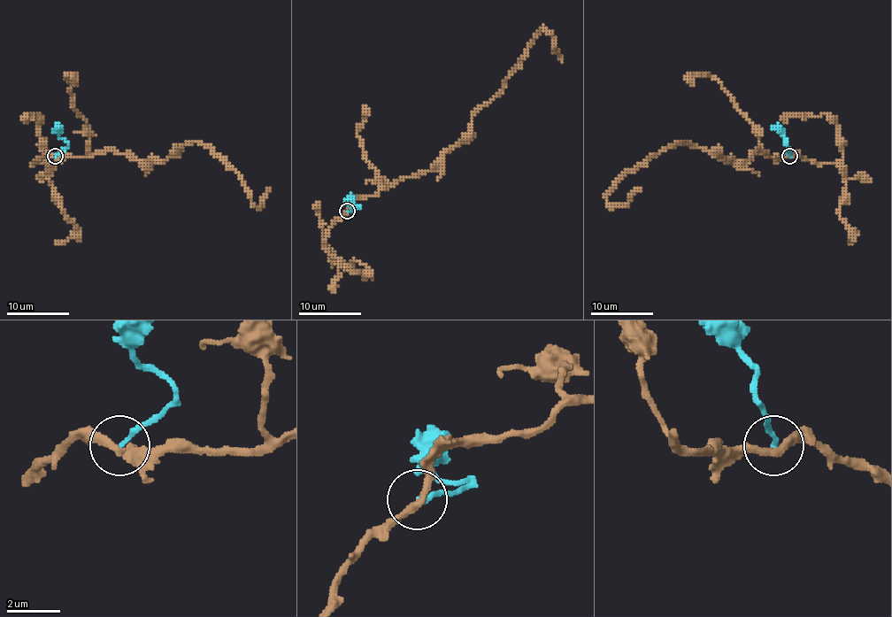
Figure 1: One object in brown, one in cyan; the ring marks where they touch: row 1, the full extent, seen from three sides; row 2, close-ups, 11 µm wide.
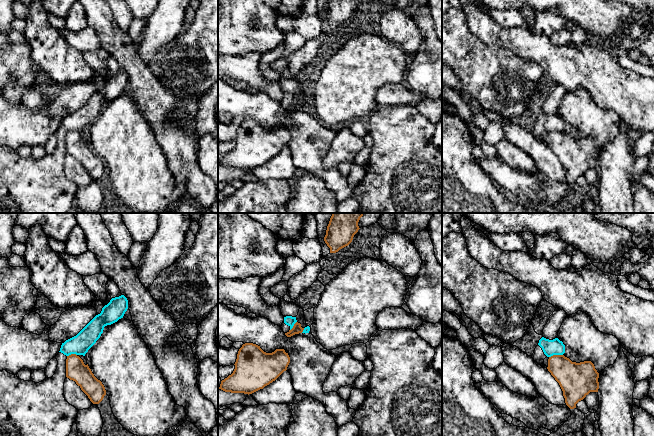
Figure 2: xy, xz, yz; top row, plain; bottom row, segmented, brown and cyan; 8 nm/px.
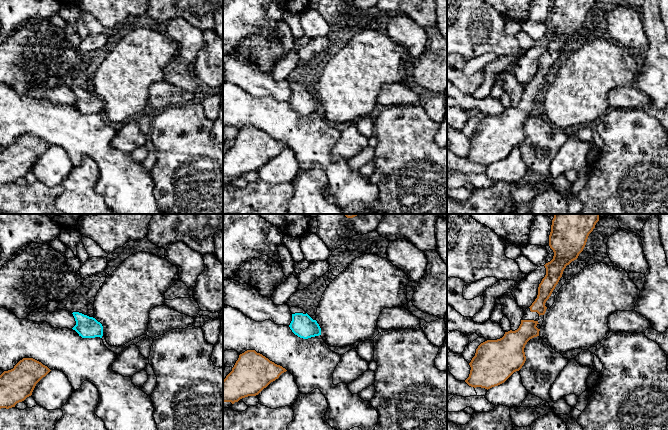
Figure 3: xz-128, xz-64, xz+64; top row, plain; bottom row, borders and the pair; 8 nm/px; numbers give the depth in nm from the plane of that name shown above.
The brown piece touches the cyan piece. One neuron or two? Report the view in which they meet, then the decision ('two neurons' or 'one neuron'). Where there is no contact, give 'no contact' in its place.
contact in yz; two neurons

